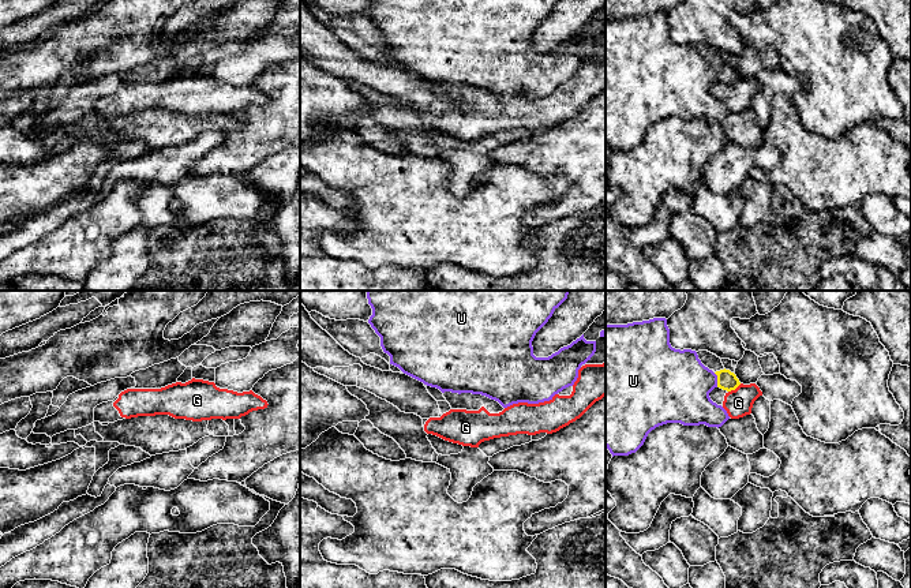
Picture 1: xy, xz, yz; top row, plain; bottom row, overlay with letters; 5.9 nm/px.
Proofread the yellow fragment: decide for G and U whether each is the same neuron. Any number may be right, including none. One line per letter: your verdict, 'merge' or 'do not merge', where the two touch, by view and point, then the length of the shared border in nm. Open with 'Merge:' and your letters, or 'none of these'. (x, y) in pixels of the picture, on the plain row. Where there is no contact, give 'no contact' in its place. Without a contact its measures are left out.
Merge: none of these
G: do not merge | yz (734, 83) | 90 nm
U: do not merge | yz (718, 74) | 90 nm

